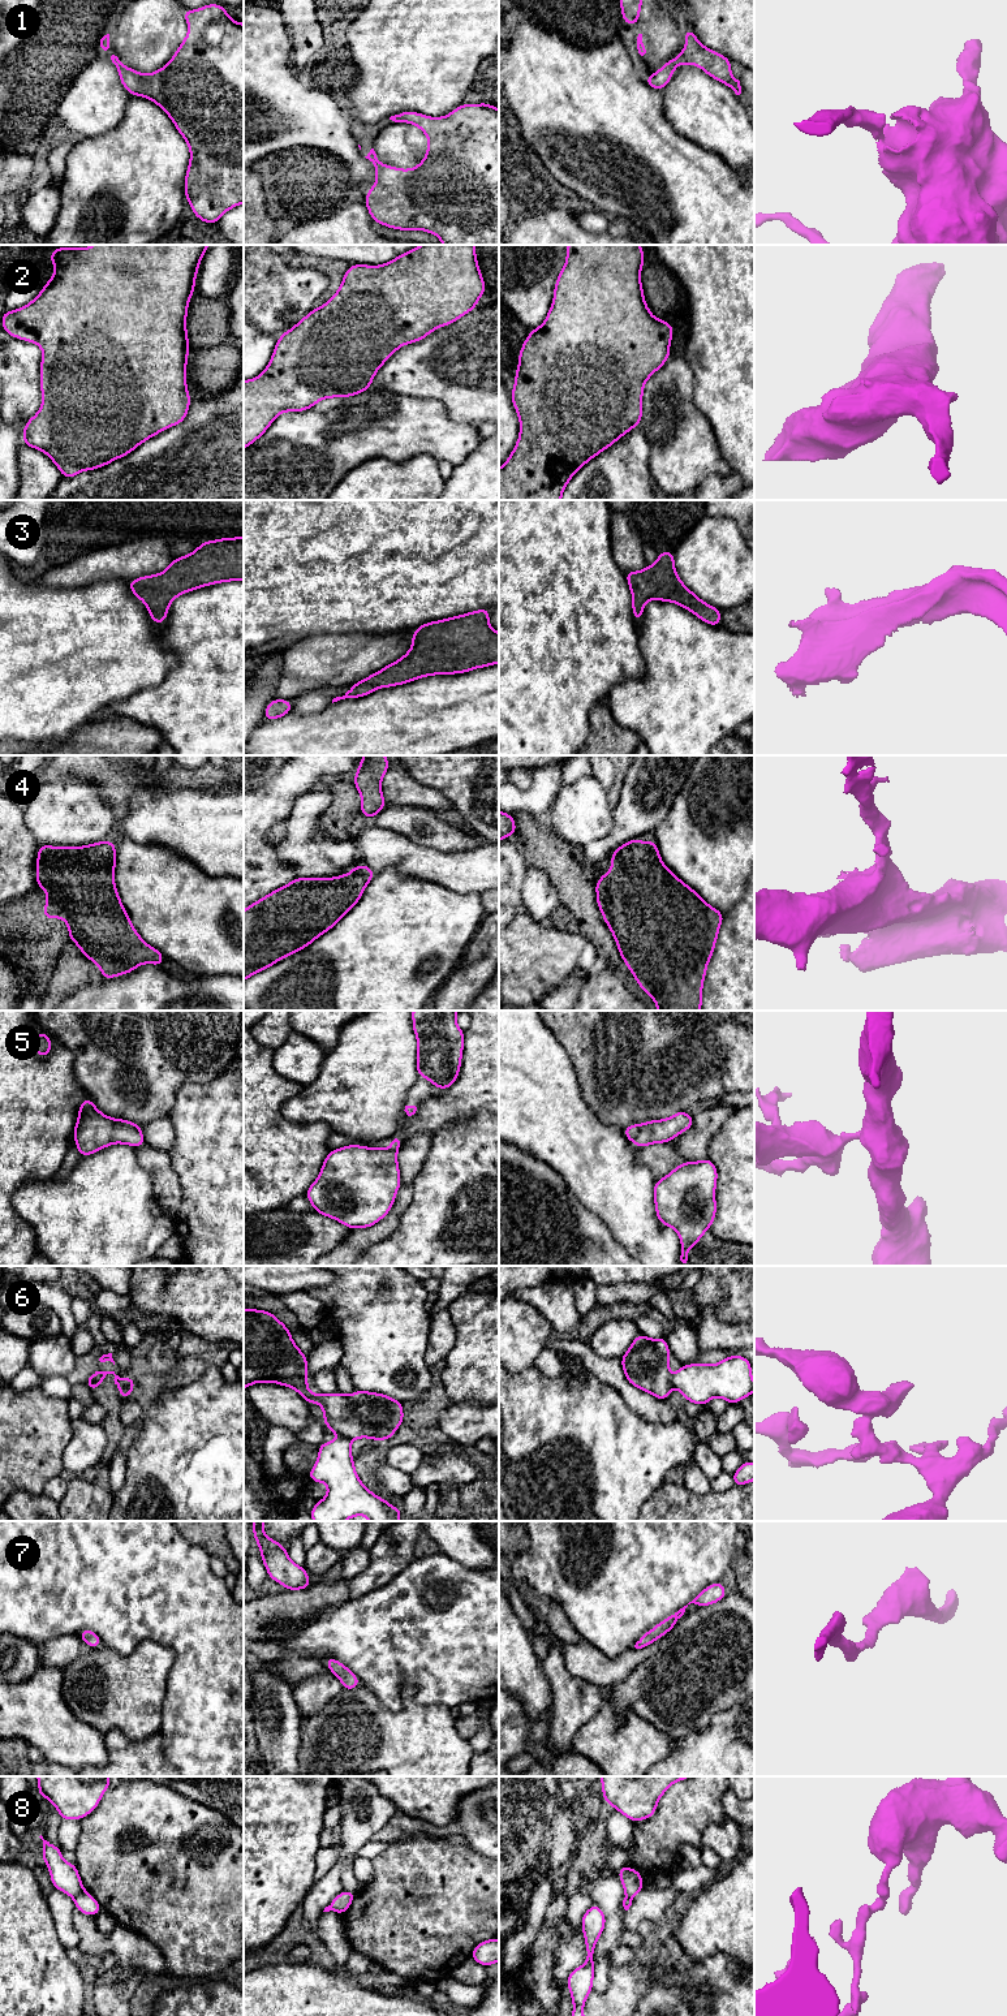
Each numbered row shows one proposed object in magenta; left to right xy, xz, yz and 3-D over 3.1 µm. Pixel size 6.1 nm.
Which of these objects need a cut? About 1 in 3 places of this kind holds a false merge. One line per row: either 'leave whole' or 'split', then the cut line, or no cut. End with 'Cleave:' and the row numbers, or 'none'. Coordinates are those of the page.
1: leave whole | no cut
2: leave whole | no cut
3: leave whole | no cut
4: leave whole | no cut
5: split | yz (640, 1125), (632, 1141)
6: split | yz (671, 1377), (674, 1386)
7: leave whole | no cut
8: split | xy (82, 1889), (73, 1898)
Cleave: 5, 6, 8

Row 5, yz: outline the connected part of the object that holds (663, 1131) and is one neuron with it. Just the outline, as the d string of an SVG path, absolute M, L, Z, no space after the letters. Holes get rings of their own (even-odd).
M679 1111L674 1116L663 1120L651 1120L640 1124L640 1130L633 1143L645 1147L651 1143L671 1142L680 1133L693 1127L693 1116L687 1111Z

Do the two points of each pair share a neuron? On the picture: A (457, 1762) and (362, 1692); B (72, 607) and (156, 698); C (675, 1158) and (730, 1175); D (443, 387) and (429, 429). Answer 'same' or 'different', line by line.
A: same
B: different
C: different
D: different

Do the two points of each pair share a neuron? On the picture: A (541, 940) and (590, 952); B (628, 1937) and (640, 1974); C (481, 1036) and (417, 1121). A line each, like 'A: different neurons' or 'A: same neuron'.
A: different neurons
B: different neurons
C: same neuron

